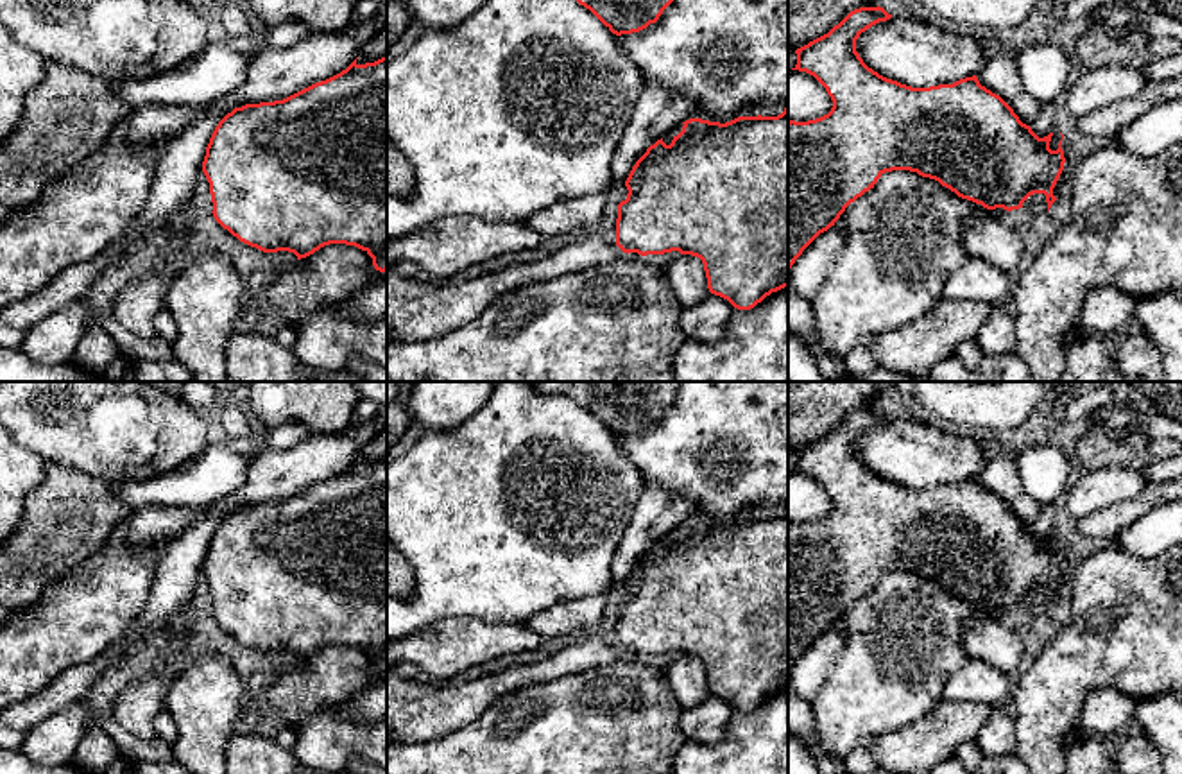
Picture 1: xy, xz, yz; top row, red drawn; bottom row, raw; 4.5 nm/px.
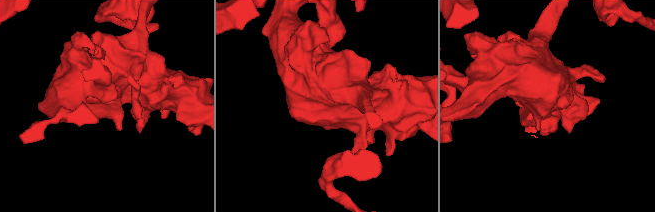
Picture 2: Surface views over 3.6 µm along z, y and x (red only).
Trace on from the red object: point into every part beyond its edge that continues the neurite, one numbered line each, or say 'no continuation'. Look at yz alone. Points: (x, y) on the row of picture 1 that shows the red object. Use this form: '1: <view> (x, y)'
1: yz (1061, 210)

